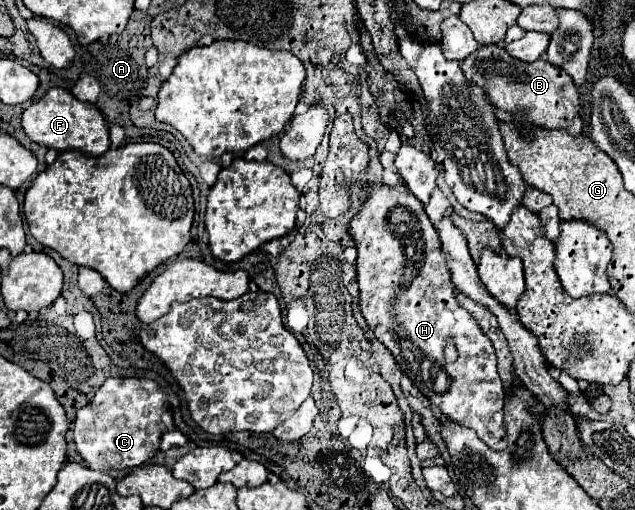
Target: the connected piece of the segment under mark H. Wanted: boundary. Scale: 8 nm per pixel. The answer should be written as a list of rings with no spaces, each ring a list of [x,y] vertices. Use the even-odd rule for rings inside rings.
[[[372,186],[368,200],[350,222],[350,234],[358,250],[356,280],[360,288],[360,310],[370,330],[394,354],[398,366],[414,382],[414,386],[434,406],[438,406],[444,416],[472,428],[478,438],[492,450],[504,450],[508,444],[504,428],[506,392],[496,370],[496,350],[490,338],[480,328],[478,320],[456,300],[456,288],[442,252],[440,236],[432,226],[430,218],[426,216],[424,206],[406,188]],[[450,338],[458,348],[458,360],[454,364],[448,364],[442,352],[446,340]]]

